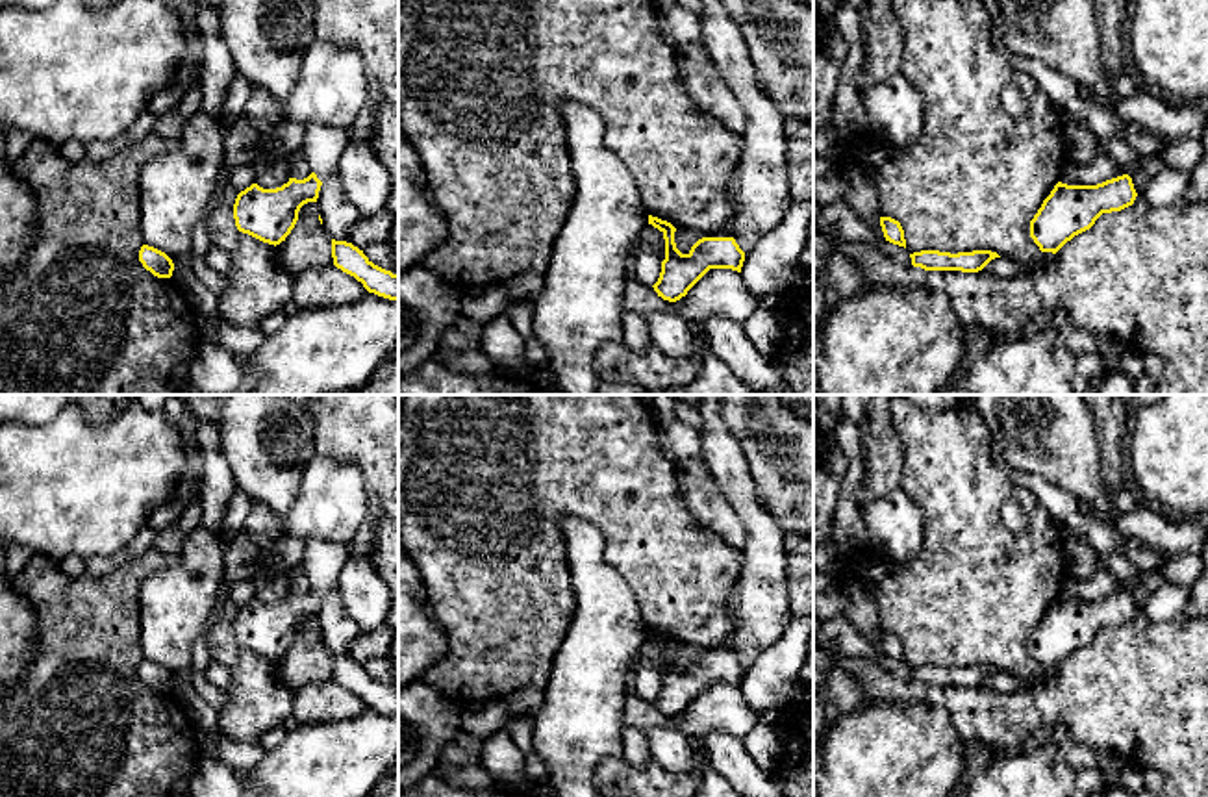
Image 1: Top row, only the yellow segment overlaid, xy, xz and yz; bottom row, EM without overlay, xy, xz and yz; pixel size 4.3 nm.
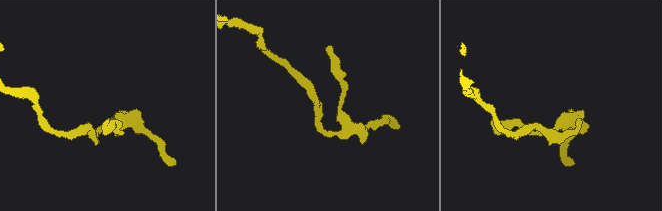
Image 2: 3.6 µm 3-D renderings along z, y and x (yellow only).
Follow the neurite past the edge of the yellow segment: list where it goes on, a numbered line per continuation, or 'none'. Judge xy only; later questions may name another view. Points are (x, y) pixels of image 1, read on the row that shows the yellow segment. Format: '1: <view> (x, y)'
1: xy (323, 145)

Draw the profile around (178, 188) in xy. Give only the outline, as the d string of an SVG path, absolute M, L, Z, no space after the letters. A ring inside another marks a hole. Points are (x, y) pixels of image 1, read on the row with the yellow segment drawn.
M200 109L185 120L178 148L141 169L141 234L145 245L165 252L172 263L191 252L193 232L208 219L224 183L224 132Z

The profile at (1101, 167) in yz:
M1095 139L1091 161L1080 167L1069 161L1060 174L1060 182L1067 185L1097 185L1123 174L1123 163L1102 154Z

